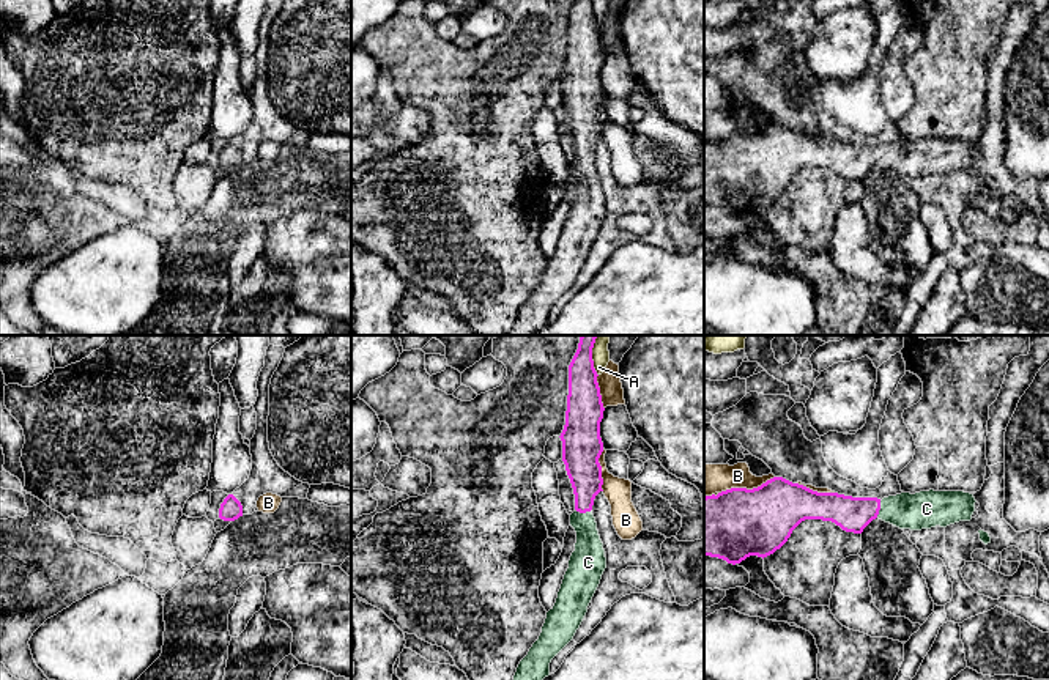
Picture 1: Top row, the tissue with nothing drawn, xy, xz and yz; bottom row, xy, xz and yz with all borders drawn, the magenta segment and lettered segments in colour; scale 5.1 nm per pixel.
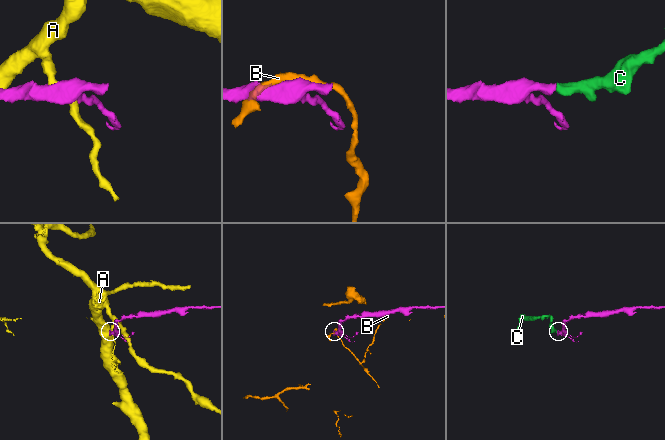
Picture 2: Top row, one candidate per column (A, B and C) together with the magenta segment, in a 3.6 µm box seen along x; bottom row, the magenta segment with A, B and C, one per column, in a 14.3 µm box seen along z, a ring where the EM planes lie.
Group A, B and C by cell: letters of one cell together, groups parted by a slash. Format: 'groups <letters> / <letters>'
groups A / B / C

